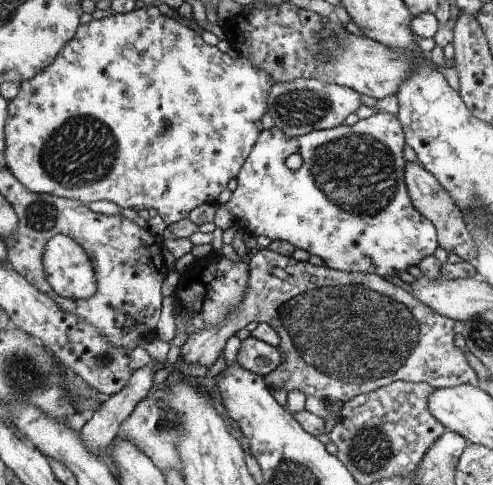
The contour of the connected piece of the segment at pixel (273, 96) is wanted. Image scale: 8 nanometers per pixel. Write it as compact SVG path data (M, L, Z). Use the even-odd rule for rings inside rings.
M296 78L292 82L275 82L267 96L267 114L274 120L274 127L282 130L284 136L296 138L314 130L330 129L342 125L347 116L355 113L362 105L360 96L348 87L320 82L314 78Z

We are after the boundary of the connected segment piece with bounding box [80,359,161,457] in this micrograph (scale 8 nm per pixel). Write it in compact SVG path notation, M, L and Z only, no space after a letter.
M153 359L152 362L148 362L146 366L142 366L142 368L136 369L133 372L131 381L128 382L127 386L124 386L123 390L120 390L120 393L117 393L113 397L106 397L102 406L100 406L100 410L96 410L93 418L80 431L80 436L84 438L84 444L88 446L88 450L90 450L92 454L96 454L100 457L100 450L106 448L117 435L120 435L119 427L123 425L124 420L126 420L136 409L136 406L155 389L154 376L160 367L161 365L159 365L158 360Z

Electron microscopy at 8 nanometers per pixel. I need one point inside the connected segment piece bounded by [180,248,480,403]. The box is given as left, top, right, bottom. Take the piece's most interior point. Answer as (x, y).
(342, 335)

